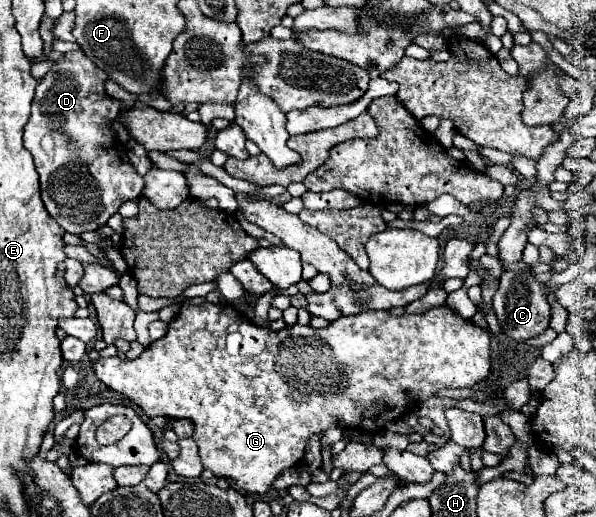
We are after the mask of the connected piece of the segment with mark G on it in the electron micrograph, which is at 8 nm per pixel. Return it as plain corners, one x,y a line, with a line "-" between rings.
202,302
200,306
184,304
180,308
178,316
168,326
170,326
168,334
164,338
160,338
158,342
150,344
140,358
136,358
136,360
120,360
118,356
100,358
98,362
92,364
94,374
102,384
106,384
106,388
128,396
138,408
144,410
146,416
164,416
164,418
168,416
172,420
174,418
192,420
194,422
194,440
200,448
202,466
218,478
234,480
238,484
238,488
244,490
246,494
266,494
270,490
270,484
276,480
276,476
282,470
296,466
302,460
304,448
308,446
308,440
312,434
324,432
330,426
378,432
380,428
386,426
388,420
406,416
418,400
430,398
430,396
434,396
434,392
438,392
442,388
472,388
476,382
484,380
490,372
490,336
488,336
488,332
474,326
470,320
464,320
454,310
450,310
446,304
432,308
428,312
422,312
422,314
402,314
402,316
392,316
390,312
384,312
384,310
380,310
380,312
368,310
368,312
356,314
356,316
338,318
328,328
312,328
312,326
296,324
292,328
274,332
270,328
260,328
260,326
250,324
250,320
240,316
232,304

